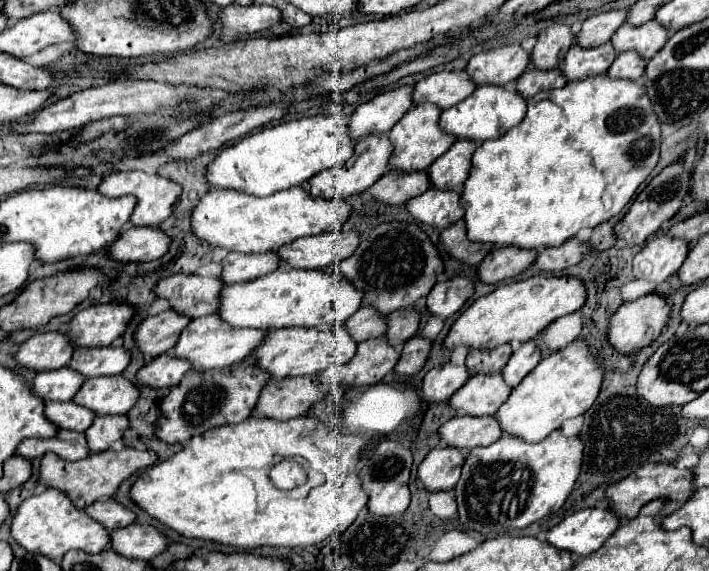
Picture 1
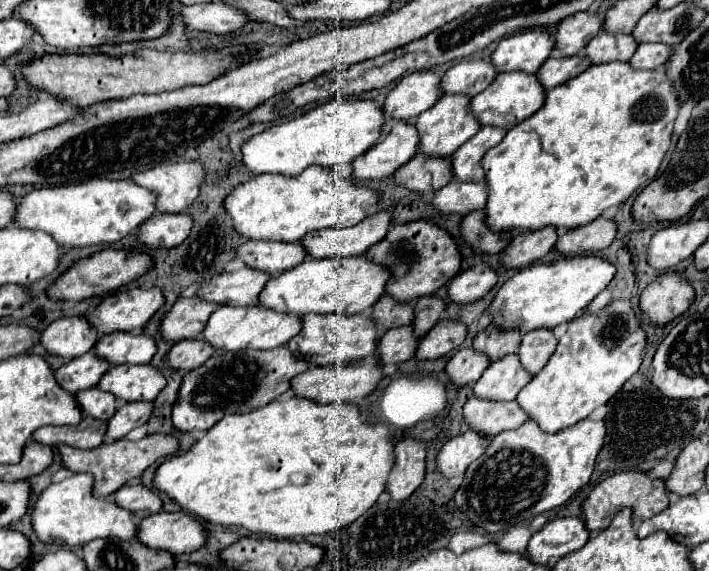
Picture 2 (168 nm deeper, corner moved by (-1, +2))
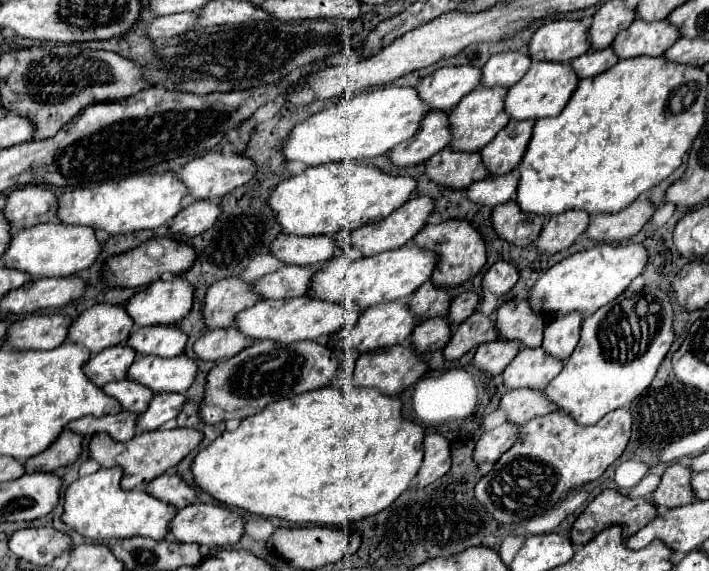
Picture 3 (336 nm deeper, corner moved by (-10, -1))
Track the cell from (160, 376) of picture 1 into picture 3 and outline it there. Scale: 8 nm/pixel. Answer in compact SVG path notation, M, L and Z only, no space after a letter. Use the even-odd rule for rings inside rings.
M236 327L212 329L194 343L194 353L204 361L222 361L234 357L250 343L254 343L254 339L242 335Z

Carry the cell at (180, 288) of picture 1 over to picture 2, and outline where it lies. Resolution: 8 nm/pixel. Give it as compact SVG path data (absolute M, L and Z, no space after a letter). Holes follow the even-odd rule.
M241 268L237 272L223 272L213 276L197 290L195 296L221 306L253 306L257 304L257 296L267 280L269 274L265 272Z

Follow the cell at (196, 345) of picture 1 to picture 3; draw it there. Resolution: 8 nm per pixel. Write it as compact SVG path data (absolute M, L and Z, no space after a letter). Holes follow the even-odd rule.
M294 297L294 299L262 299L254 307L242 311L236 317L236 327L252 337L252 339L276 339L280 343L294 343L300 339L320 341L322 337L330 337L332 333L340 331L344 323L358 321L358 309L354 305L344 303L330 303L322 299L310 297Z

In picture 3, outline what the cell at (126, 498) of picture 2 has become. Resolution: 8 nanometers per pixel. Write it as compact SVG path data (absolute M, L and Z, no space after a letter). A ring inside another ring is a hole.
M166 473L166 475L156 477L154 481L150 481L150 485L148 485L146 491L150 495L154 495L154 497L160 497L160 499L176 505L178 509L190 505L196 499L196 489L192 485L188 485L176 473L170 473L170 475Z

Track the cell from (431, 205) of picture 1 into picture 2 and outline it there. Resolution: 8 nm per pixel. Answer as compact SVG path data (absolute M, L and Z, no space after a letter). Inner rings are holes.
M451 180L447 186L435 192L431 206L443 214L469 214L473 210L481 210L487 202L485 184L475 182L457 182Z

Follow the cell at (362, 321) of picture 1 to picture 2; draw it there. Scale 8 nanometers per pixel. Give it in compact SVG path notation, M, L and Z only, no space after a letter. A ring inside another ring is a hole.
M381 296L375 306L371 308L371 320L377 324L377 328L389 330L389 328L399 328L411 324L413 316L413 302L409 304L399 304L391 296Z

